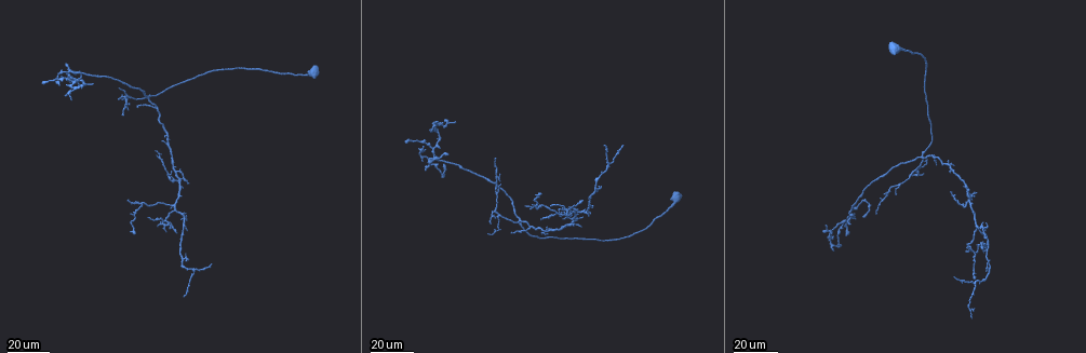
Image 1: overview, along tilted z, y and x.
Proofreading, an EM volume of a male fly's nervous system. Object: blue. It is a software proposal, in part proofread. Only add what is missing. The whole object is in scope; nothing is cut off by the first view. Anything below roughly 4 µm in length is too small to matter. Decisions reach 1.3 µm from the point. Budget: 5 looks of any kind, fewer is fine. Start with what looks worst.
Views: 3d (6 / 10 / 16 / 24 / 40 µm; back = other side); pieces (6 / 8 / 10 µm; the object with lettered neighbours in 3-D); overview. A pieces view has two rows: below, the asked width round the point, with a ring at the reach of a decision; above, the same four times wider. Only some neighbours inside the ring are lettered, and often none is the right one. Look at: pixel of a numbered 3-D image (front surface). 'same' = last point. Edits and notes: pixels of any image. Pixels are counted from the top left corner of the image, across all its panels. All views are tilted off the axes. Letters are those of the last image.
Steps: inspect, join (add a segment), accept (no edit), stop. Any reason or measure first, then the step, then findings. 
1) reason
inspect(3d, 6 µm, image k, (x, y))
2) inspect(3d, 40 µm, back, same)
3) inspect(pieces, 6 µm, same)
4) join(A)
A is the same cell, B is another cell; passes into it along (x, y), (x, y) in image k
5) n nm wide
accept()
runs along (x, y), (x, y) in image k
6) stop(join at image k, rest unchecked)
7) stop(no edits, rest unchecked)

tapers out
inspect(3d, 24 µm, image 1, (149, 217))

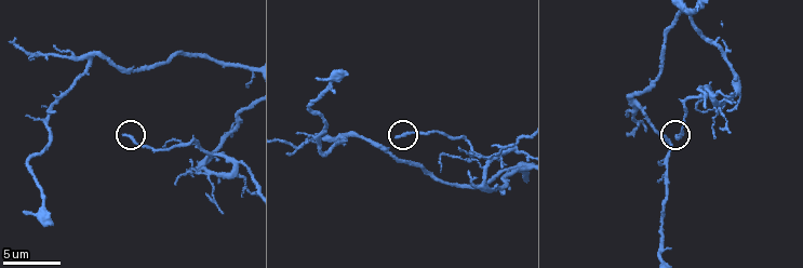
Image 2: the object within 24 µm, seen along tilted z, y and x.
inspect(pieces, 6 µm, image 2, (125, 133))

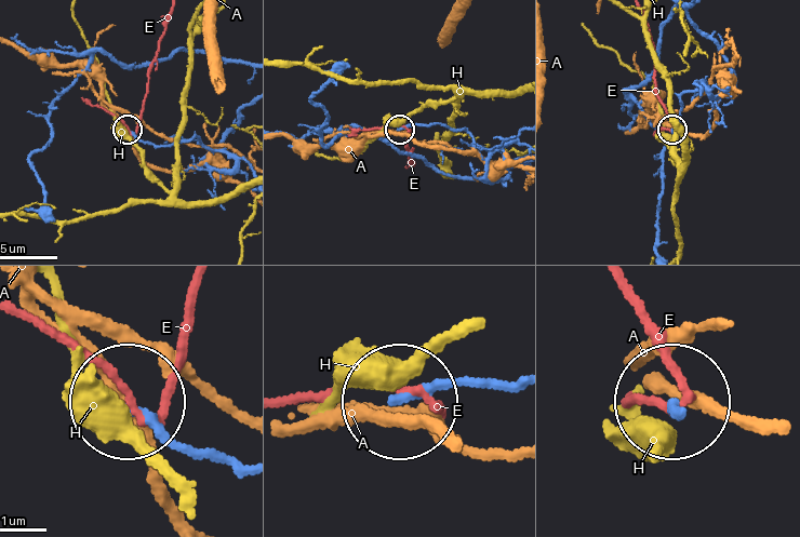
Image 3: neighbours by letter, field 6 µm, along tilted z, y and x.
190 nm wide
accept()
A, E and H are other cells; runs along (244, 466), (176, 446), (134, 410) in image 3; no lettered segment goes on from it

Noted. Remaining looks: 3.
thin end
inspect(pieces, 10 µm, image 2, (11, 43))

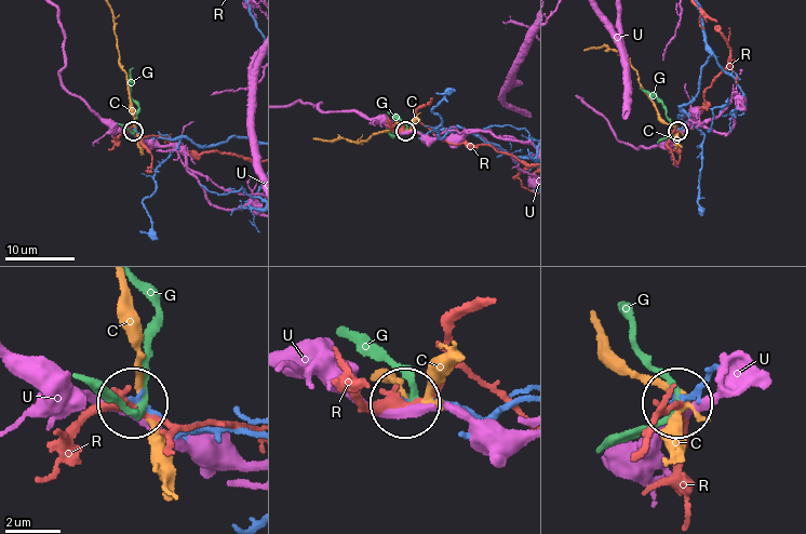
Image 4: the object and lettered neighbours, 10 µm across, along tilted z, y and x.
accept()
C, G, R and U are other cells; runs along (251, 431), (199, 431), (136, 404) in image 4; no lettered segment goes on from it

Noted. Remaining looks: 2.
free end
inspect(3d, 40 µm, image 1, (821, 230))

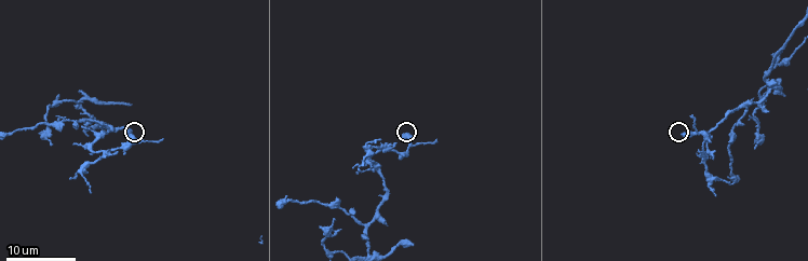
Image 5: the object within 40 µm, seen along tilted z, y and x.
inspect(pieces, 8 µm, image 5, (131, 136))

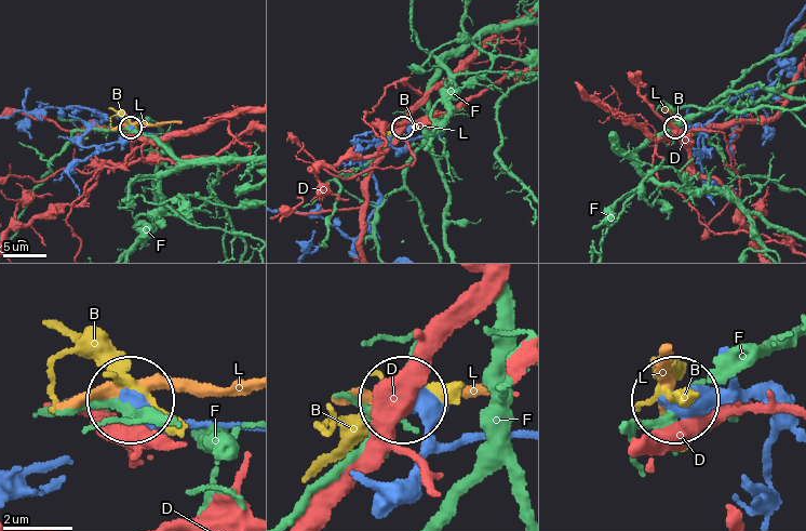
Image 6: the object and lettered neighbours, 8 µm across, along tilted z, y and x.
accept()
B, D, F and L are other cells; no lettered segment goes on from it

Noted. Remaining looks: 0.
stop(no edits, rest unchecked)

